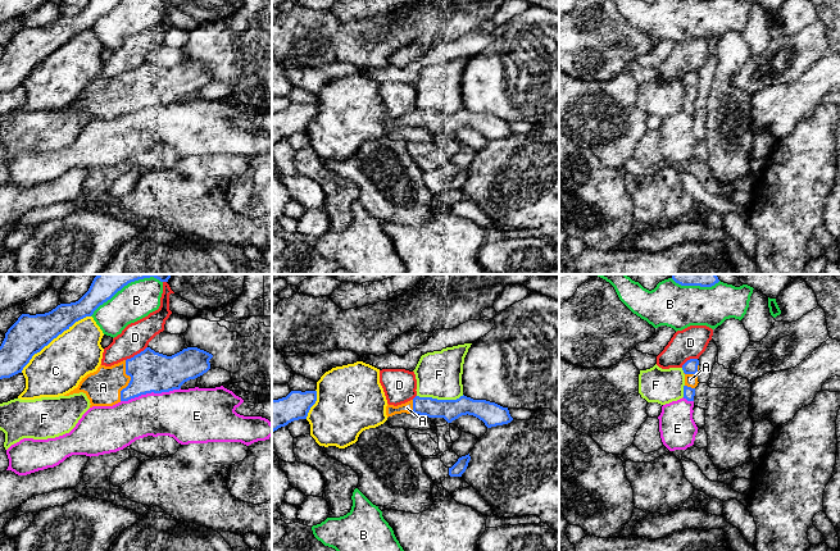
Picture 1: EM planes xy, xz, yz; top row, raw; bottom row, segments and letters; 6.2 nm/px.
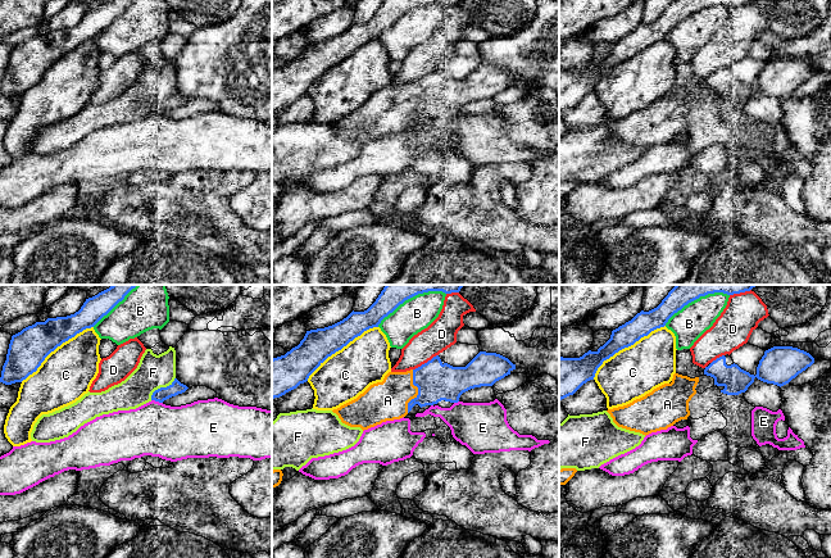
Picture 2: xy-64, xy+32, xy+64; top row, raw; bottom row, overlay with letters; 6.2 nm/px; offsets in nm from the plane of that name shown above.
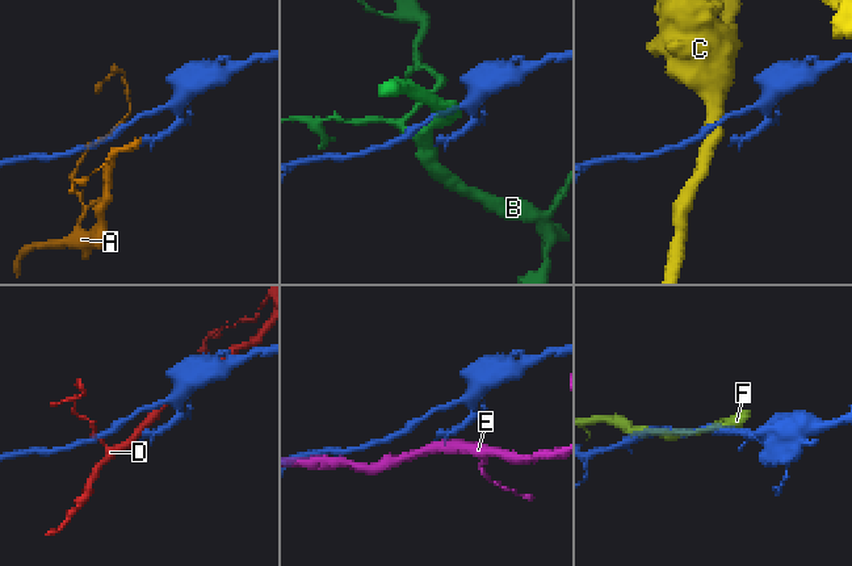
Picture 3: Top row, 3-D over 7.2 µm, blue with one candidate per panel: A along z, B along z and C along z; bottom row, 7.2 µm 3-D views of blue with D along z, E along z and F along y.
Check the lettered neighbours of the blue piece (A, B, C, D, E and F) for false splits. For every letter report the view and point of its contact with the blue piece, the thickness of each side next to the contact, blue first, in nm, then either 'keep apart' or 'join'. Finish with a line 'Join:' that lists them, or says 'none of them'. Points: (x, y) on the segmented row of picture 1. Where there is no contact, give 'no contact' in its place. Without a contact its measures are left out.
A: contact xy (130, 381); calibres 260 and 220 nm; join
B: contact xy (126, 285); calibres 190 and 240 nm; keep apart
C: contact xy (53, 338); calibres 240 and 320 nm; keep apart
D: contact xy (137, 354); calibres 260 and 180 nm; keep apart
E: contact xy (150, 392); calibres 260 and 320 nm; keep apart
F: contact xz (440, 400); calibres 130 and 280 nm; keep apart
Join: A

